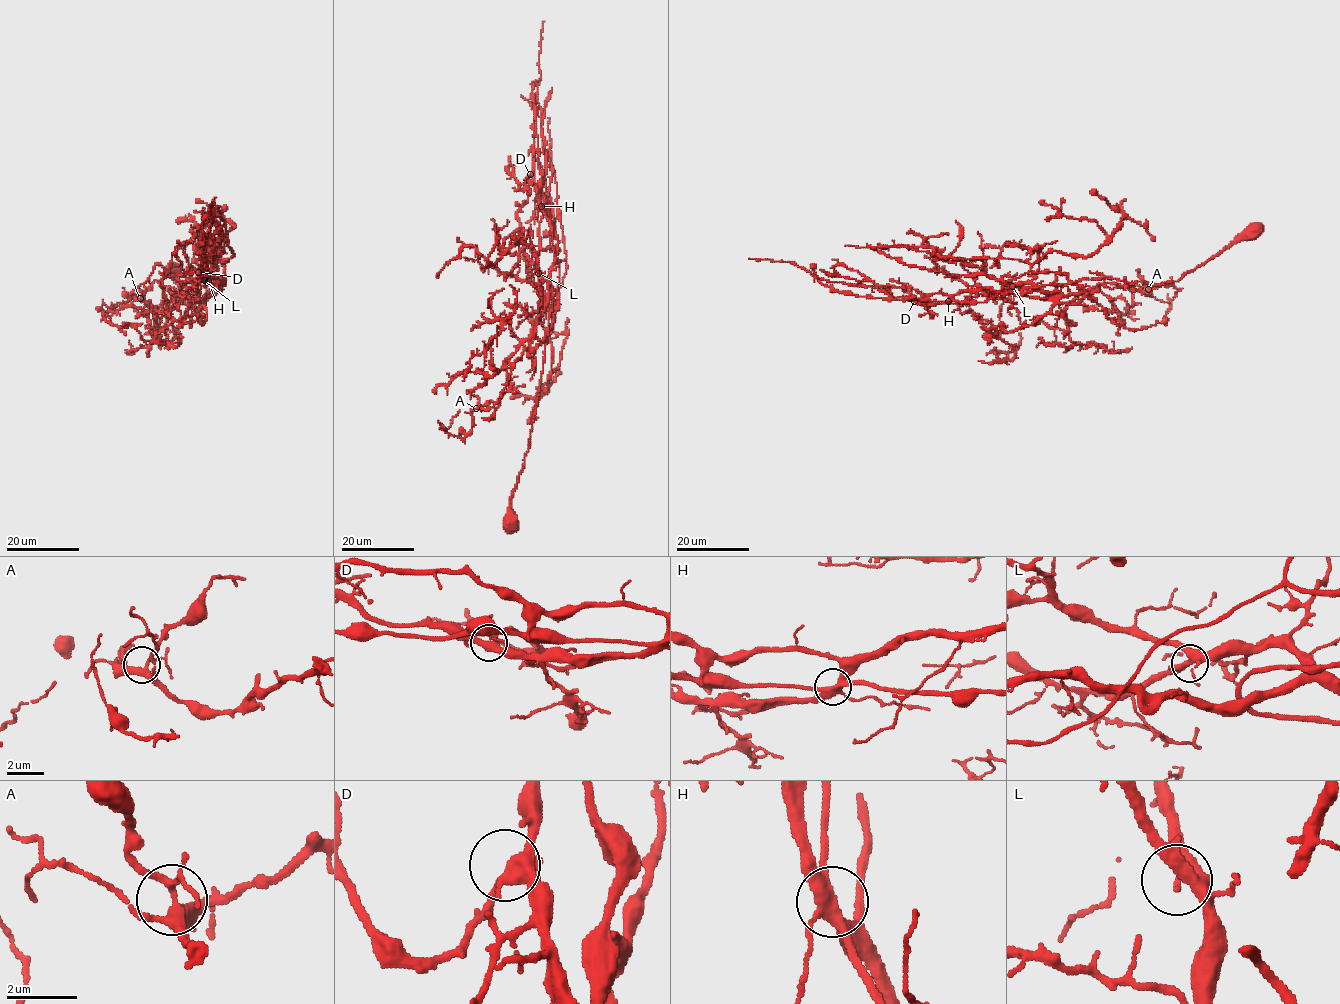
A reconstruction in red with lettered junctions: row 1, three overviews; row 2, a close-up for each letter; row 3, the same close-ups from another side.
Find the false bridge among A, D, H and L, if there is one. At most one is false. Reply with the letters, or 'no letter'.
no letter

